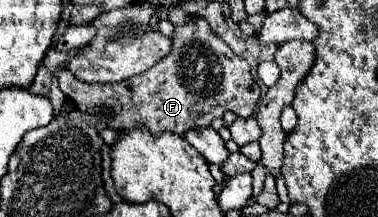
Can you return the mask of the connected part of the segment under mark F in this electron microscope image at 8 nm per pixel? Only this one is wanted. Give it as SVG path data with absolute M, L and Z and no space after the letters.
M189 16L185 24L175 24L169 38L173 40L169 56L163 56L143 74L117 84L85 84L69 70L61 70L59 86L81 112L97 112L101 106L113 108L115 116L109 128L145 128L153 136L163 132L185 134L189 128L209 126L215 118L223 118L225 110L233 110L241 118L255 112L259 86L251 76L249 64L211 30L205 18Z

